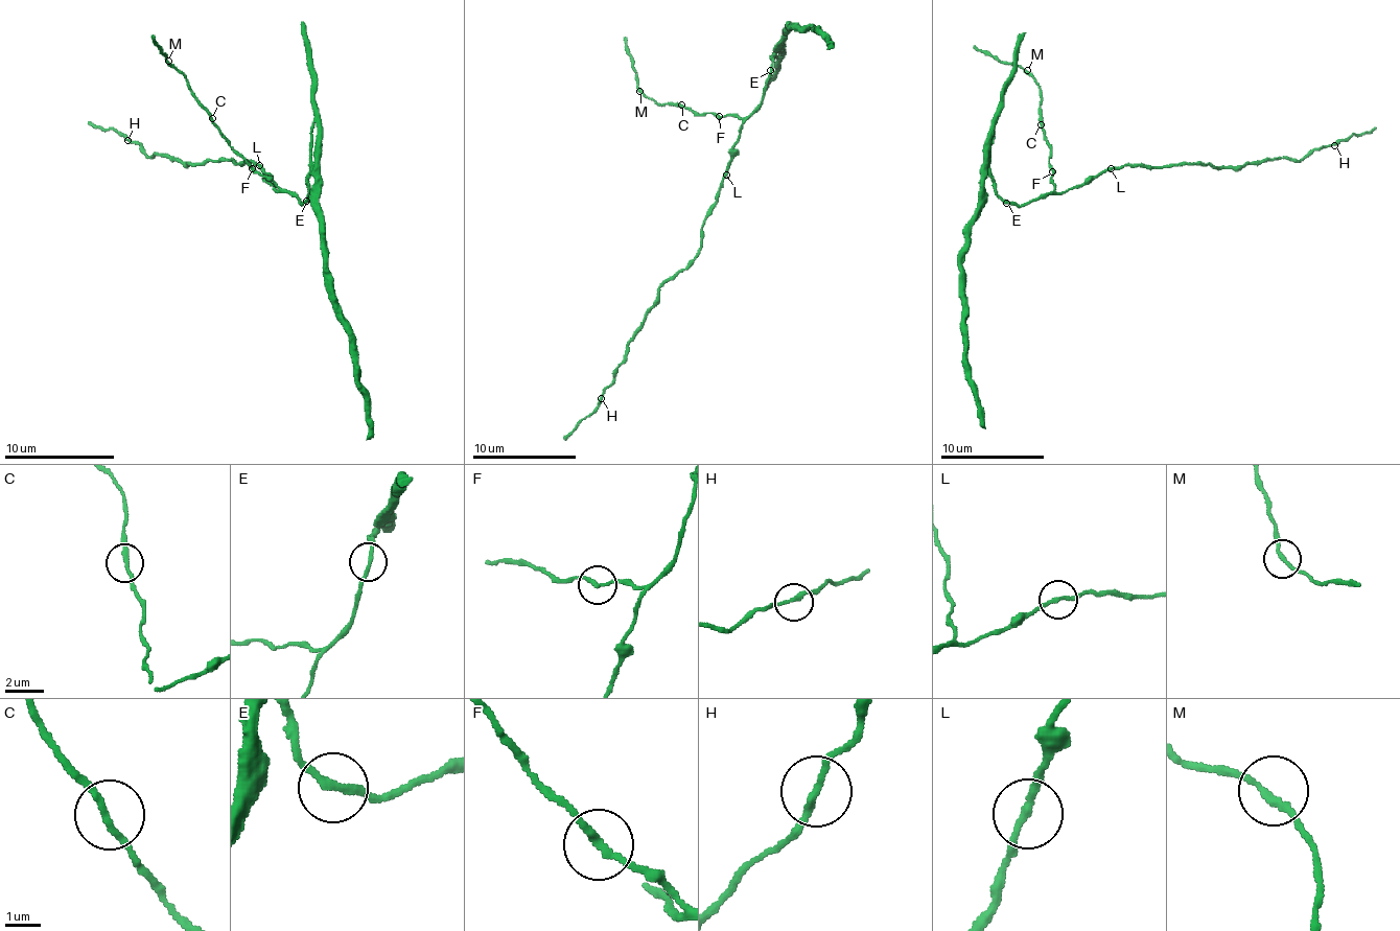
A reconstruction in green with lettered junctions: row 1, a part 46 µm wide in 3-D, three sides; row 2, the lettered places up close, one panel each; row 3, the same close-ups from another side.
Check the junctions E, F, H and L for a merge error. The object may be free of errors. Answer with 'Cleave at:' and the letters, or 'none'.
Cleave at: none

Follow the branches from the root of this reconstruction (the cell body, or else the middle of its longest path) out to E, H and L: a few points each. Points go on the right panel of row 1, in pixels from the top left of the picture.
E: (1069, 189), (1048, 192), (1022, 205), (1006, 203)
H: (1069, 189), (1123, 166), (1243, 166), (1269, 158), (1301, 161), (1313, 150), (1334, 145)
L: (1069, 189), (1087, 184), (1111, 168)

